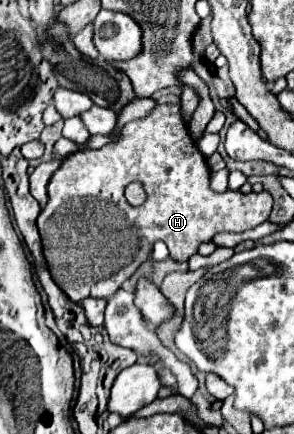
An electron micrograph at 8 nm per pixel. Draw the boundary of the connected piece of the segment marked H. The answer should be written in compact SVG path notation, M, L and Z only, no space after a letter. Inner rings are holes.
M158 105L146 119L126 123L116 141L100 149L78 149L62 159L60 169L50 177L48 203L42 207L36 225L42 239L44 259L54 283L74 301L80 303L86 297L108 299L116 289L134 275L140 263L144 263L154 241L164 241L170 249L170 257L176 261L188 261L198 251L200 243L212 241L216 233L230 231L242 233L264 223L272 209L272 195L226 191L216 193L210 189L210 169L204 155L190 137L178 105ZM132 181L140 181L146 189L146 201L140 207L130 207L124 199L124 187Z

